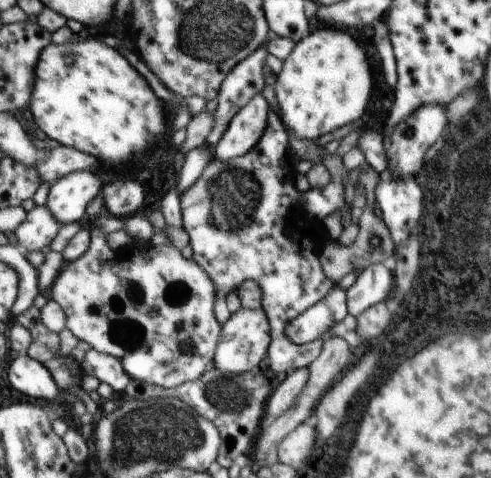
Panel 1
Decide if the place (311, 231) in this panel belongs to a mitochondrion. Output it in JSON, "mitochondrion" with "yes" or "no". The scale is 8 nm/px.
{"mitochondrion":"no"}

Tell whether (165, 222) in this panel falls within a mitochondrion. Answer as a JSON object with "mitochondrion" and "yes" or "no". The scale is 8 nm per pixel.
{"mitochondrion":"no"}

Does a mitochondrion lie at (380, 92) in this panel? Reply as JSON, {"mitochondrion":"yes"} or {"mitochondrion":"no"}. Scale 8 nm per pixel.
{"mitochondrion":"no"}

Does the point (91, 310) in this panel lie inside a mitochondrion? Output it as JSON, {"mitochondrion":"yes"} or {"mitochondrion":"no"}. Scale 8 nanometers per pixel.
{"mitochondrion":"yes"}

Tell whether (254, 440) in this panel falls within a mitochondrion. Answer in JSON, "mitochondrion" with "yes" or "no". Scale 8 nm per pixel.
{"mitochondrion":"no"}

